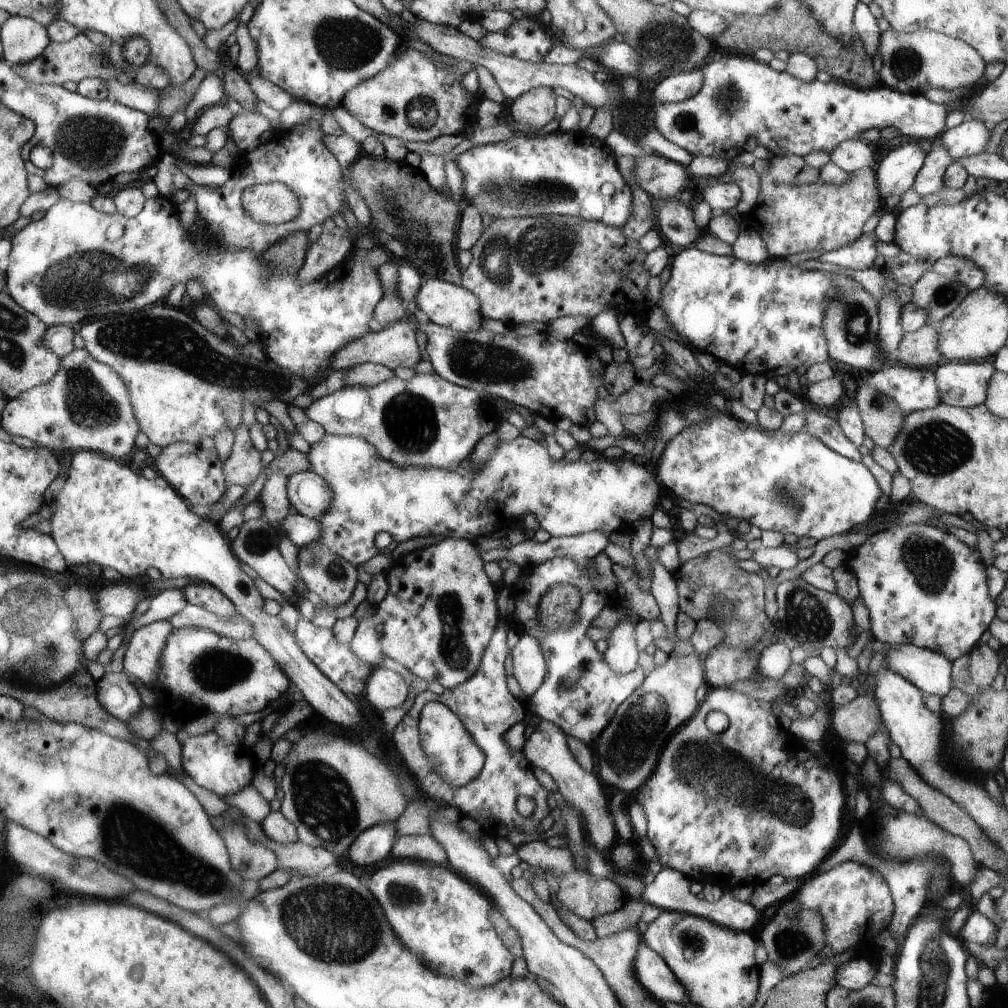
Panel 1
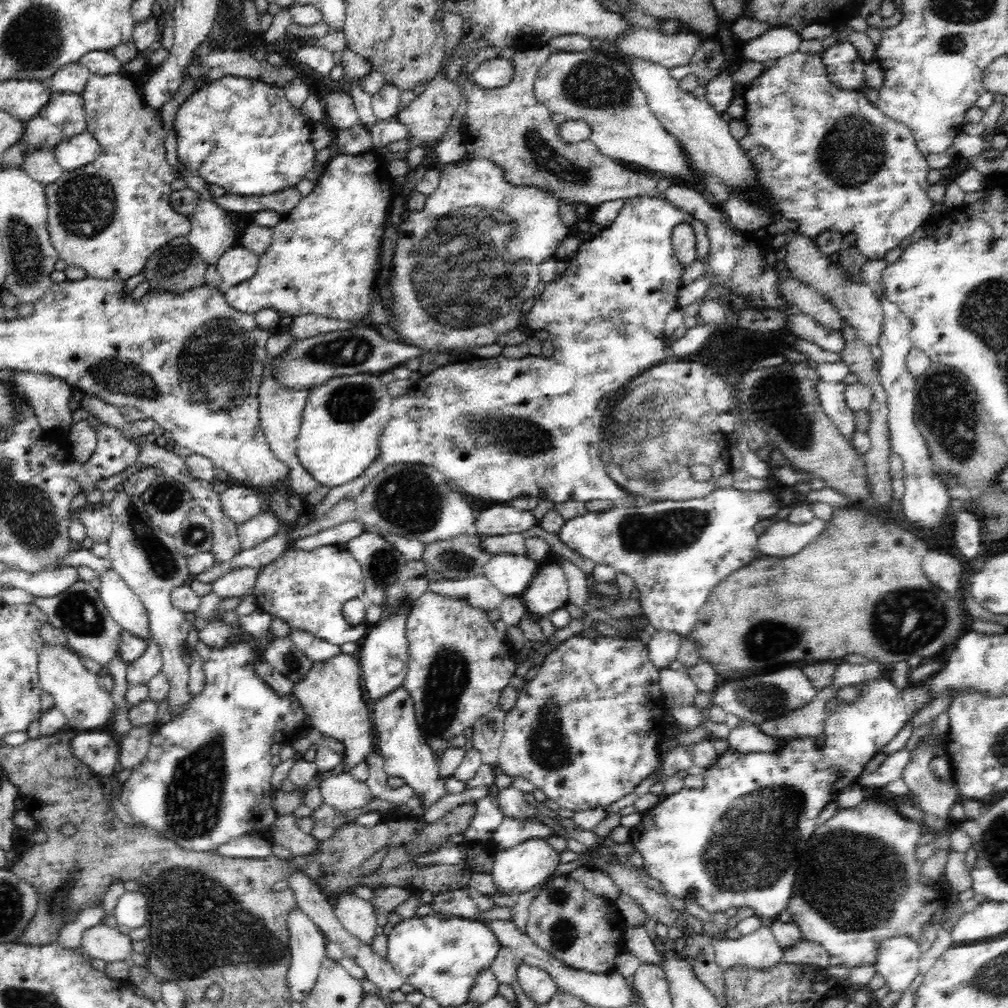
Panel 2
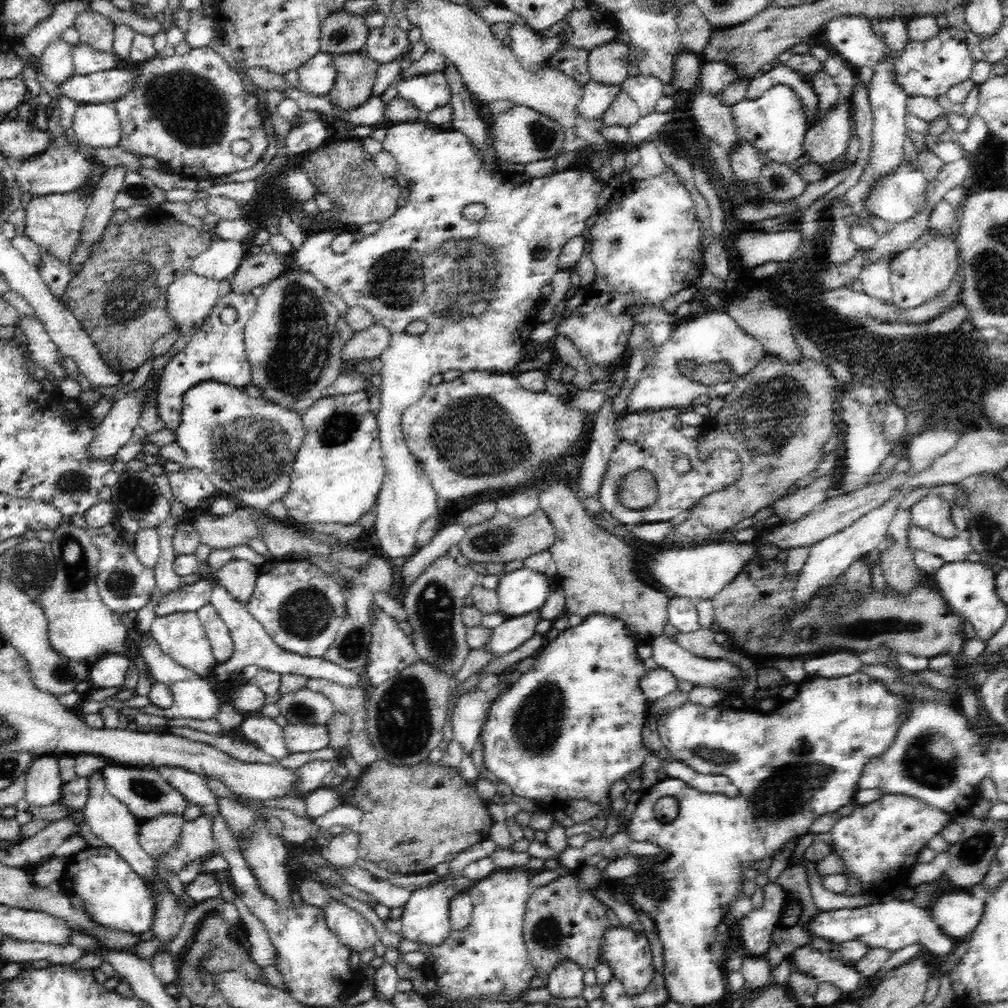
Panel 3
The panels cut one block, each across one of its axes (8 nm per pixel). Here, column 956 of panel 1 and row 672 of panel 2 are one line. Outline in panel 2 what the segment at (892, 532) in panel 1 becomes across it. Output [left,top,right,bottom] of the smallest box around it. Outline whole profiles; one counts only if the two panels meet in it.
[493,636,670,812]

